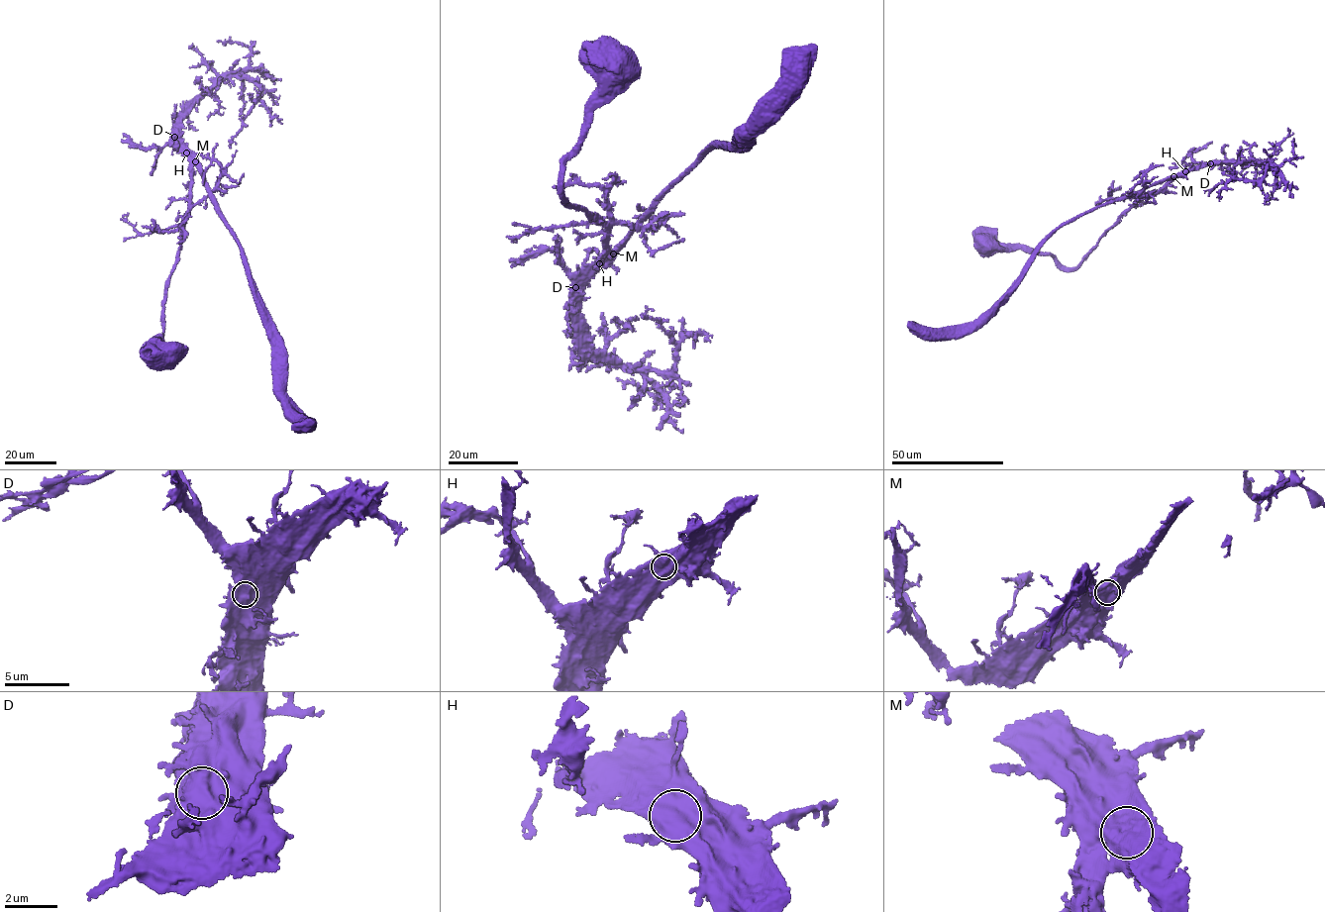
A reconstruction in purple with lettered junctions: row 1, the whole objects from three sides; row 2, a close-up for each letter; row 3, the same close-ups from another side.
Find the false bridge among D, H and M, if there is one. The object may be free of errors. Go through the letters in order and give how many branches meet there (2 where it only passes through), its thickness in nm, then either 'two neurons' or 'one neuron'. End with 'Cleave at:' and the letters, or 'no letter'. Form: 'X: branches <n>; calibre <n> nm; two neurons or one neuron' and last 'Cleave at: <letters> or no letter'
D: branches 1; calibre 1300 nm; one neuron
H: branches 1; calibre 1200 nm; one neuron
M: branches 1; calibre 1250 nm; one neuron
Cleave at: no letter

